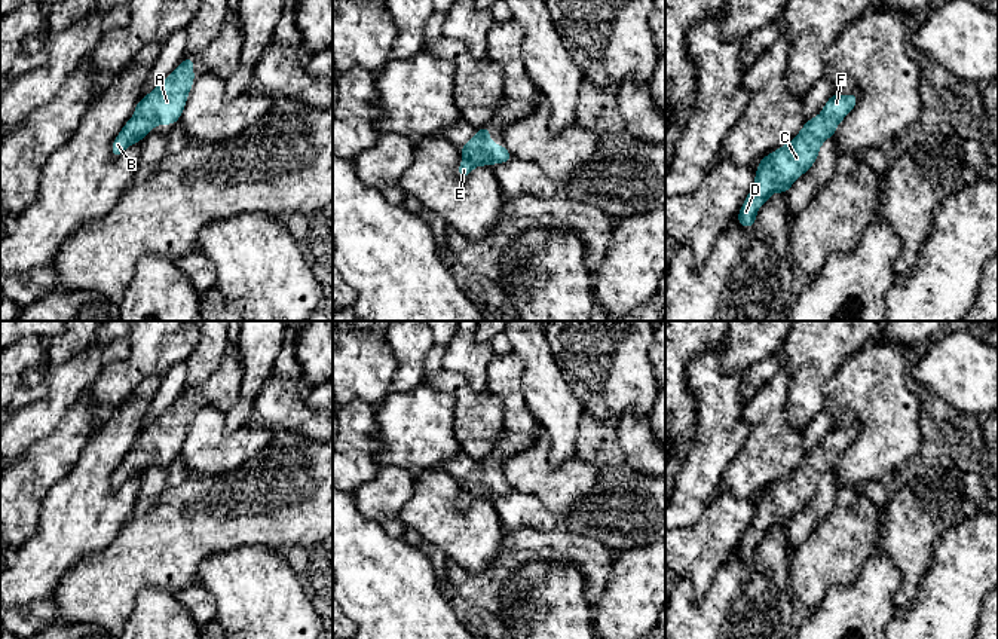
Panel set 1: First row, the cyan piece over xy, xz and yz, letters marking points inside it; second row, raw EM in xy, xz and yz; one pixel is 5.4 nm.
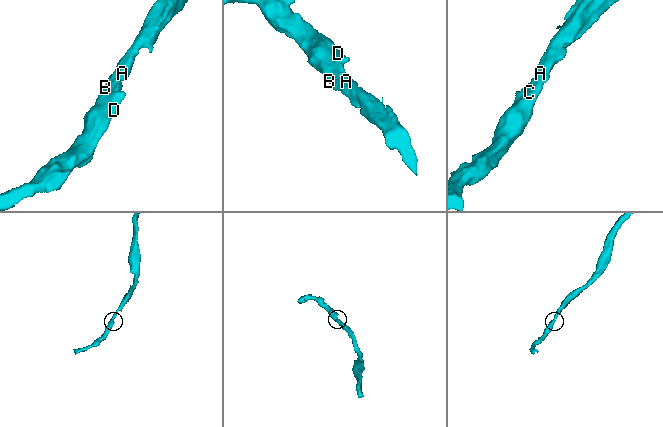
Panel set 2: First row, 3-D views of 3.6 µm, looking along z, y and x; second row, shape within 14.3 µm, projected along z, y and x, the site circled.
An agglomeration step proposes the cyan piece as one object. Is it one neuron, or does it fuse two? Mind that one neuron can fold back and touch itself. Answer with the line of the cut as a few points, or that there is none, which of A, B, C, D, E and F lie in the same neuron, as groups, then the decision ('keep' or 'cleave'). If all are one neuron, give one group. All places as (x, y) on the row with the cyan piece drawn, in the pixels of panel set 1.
no cut | A B C D E F | keep

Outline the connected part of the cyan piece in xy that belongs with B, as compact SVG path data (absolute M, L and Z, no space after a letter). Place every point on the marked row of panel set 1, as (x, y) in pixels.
M193 58L183 59L163 82L138 101L134 116L111 144L113 158L120 156L131 144L140 143L156 125L178 122L195 82L193 67Z

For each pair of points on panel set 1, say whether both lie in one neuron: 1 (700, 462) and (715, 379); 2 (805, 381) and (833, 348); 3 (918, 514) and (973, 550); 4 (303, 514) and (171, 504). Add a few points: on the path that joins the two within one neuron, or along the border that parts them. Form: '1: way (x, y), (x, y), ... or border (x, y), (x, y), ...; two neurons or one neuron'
1: way (715, 442), (715, 400); one neuron
2: way (808, 373), (826, 355); one neuron
3: border (973, 510), (936, 541), (931, 563); two neurons
4: way (271, 511), (204, 510); one neuron

